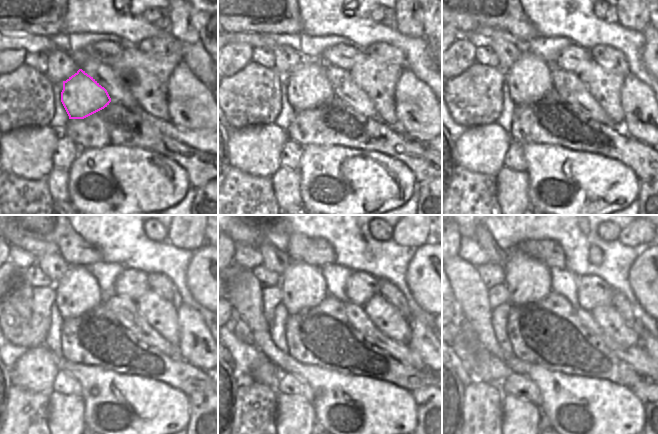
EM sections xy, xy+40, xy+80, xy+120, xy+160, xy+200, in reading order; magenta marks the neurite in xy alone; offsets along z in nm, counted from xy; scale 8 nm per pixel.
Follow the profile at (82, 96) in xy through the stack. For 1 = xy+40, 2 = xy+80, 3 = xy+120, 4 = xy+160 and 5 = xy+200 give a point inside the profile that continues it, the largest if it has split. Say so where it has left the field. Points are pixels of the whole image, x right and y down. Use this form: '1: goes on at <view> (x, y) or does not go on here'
1: goes on at xy+40 (308, 87)
2: goes on at xy+80 (529, 79)
3: goes on at xy+120 (77, 293)
4: goes on at xy+160 (301, 291)
5: goes on at xy+200 (527, 279)

